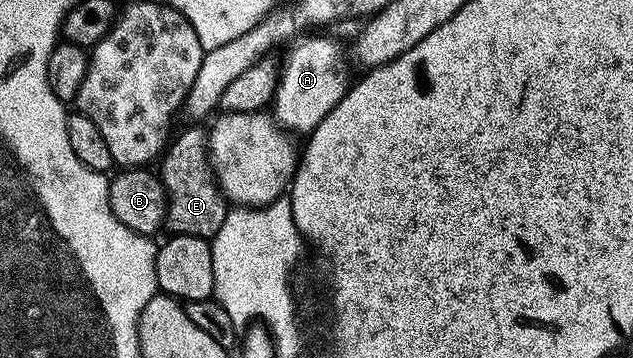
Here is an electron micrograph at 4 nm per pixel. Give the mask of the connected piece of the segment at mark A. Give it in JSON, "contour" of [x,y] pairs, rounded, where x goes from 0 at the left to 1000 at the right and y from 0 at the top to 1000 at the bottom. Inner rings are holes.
{"contour":[[[510,92],[493,98],[498,98],[493,109],[474,106],[458,123],[460,145],[444,165],[441,235],[434,240],[431,274],[434,341],[449,366],[472,383],[491,374],[491,363],[532,293],[532,282],[539,282],[551,240],[551,218],[542,201],[542,142],[534,115],[515,109]]]}

